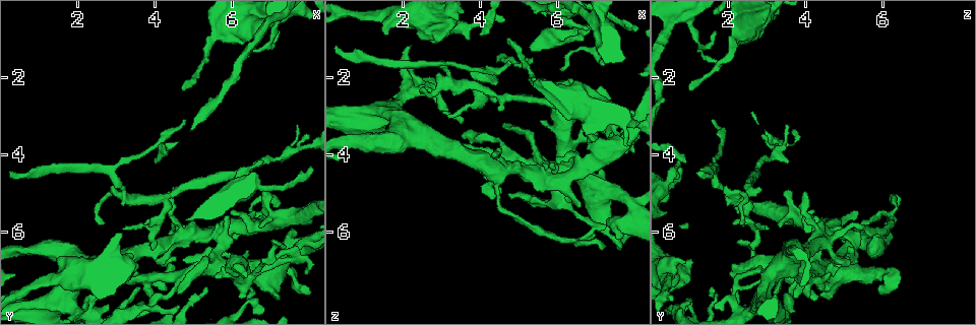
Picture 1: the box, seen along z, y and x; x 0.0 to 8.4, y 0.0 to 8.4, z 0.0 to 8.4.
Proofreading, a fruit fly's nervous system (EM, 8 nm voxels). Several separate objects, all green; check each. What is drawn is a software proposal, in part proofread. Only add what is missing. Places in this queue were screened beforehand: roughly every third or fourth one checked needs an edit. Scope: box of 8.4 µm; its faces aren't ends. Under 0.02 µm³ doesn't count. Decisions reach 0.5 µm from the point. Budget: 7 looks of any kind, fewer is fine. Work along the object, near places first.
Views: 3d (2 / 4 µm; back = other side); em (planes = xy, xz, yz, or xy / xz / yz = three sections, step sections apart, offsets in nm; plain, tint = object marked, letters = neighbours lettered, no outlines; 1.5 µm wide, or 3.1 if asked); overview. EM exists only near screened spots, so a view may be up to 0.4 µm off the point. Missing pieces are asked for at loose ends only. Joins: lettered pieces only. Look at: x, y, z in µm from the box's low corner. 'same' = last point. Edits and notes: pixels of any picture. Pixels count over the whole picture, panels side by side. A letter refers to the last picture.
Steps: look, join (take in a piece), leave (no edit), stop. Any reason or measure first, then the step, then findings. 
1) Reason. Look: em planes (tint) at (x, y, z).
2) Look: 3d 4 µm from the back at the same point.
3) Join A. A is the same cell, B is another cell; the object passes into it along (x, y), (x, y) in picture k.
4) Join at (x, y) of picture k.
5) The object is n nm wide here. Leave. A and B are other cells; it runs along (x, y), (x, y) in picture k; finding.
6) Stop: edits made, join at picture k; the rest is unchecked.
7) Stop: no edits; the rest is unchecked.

An open end. Look: em yz step 4 (tint) at (5.45, 0.65, 2.15).

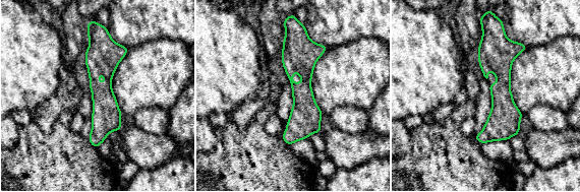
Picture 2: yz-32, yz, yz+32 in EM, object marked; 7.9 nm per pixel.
Another direction. Look: em planes (letters) at the same point.

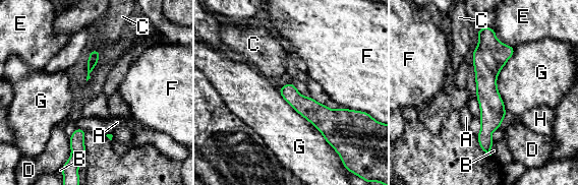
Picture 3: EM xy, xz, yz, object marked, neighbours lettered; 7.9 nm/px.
Leave. A, B, C, D, E, F, G and H are other cells; it runs along (480, 34), (486, 40), (487, 150) in picture 3; none of them fits.

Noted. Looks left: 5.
An open end. Look: em planes (tint) at (4.75, 3.10, 1.60).

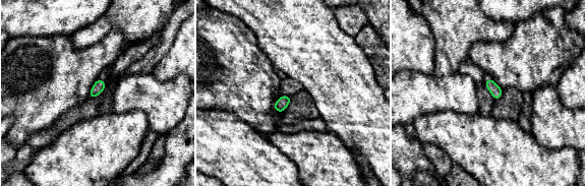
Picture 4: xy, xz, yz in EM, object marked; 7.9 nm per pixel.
See the neighbours. Look: em planes (letters) at the same point.

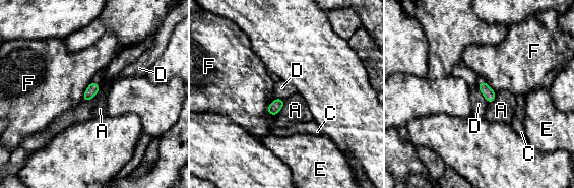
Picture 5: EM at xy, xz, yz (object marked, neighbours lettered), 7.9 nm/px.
The object is 90 nm wide here. Leave. A, C, D, E and F are other cells; a border runs along (100, 85), (94, 96), (82, 101) in picture 5; none of them fits.

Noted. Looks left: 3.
Tapers out. Look: em planes (letters) at (7.20, 0.85, 1.65).

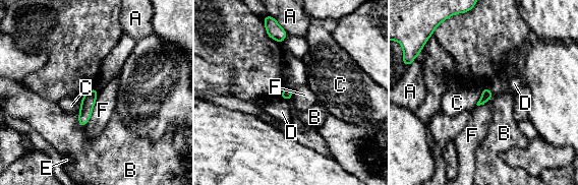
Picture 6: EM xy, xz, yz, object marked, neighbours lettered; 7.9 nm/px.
The object is 80 nm wide here. Leave. A, B, C, D, E and F are other cells; a border runs along (98, 90), (92, 115), (85, 125) in picture 6; none of them fits.

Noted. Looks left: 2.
Stop: no edits; the rest is unchecked.

